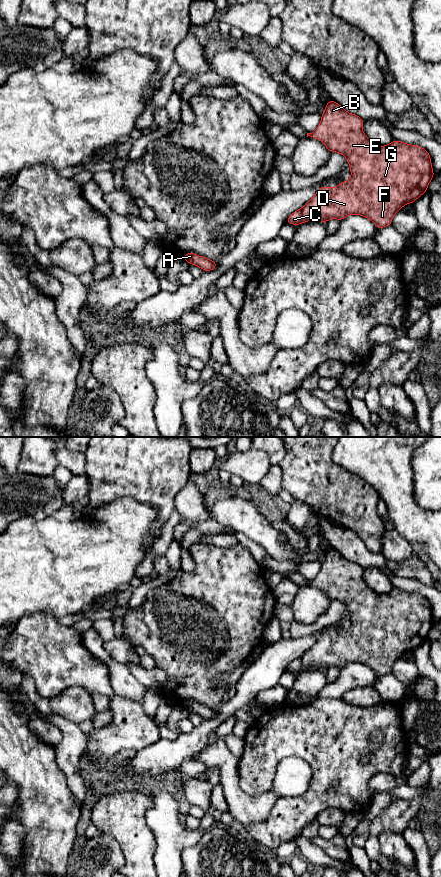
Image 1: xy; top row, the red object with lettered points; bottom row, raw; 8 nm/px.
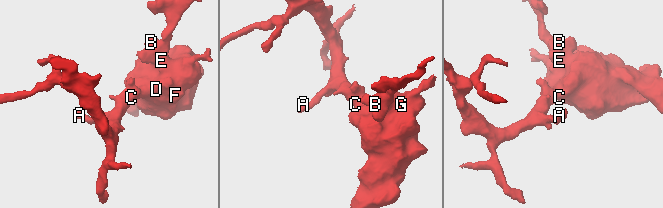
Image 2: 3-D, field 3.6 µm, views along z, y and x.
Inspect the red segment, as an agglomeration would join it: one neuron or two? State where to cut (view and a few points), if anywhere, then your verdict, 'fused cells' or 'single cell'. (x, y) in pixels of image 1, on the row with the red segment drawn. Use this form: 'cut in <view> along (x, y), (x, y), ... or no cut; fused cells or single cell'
no cut; single cell

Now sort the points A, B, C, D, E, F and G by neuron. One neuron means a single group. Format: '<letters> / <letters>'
A B C D E F G

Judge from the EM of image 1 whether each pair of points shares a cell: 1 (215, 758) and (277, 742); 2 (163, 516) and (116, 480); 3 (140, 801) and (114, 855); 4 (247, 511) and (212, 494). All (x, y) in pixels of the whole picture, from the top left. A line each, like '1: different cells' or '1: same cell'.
1: different cells
2: same cell
3: different cells
4: different cells

